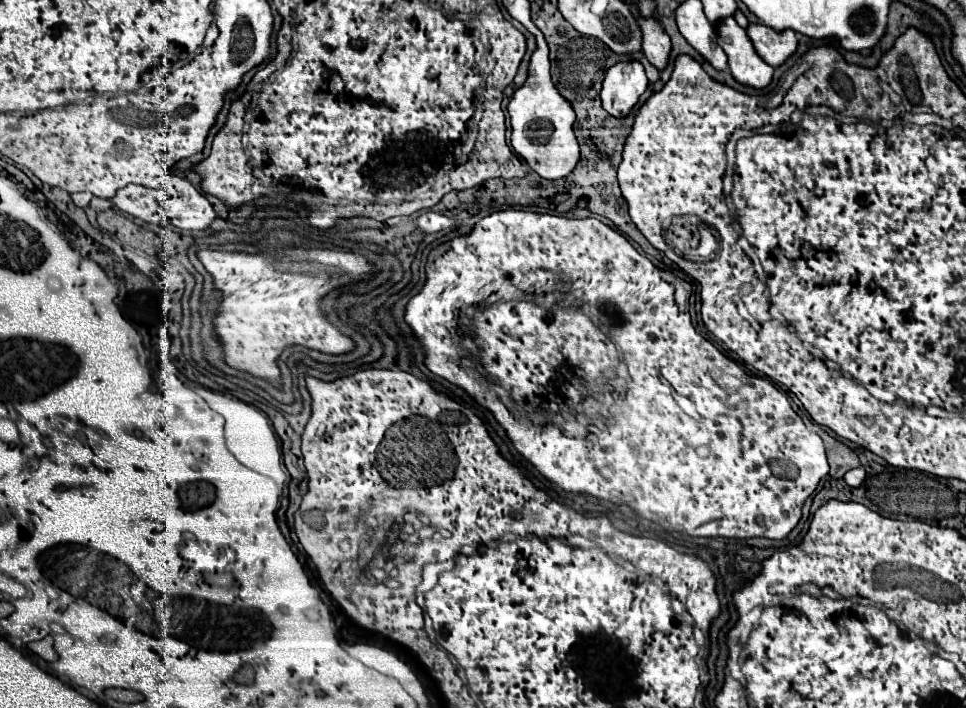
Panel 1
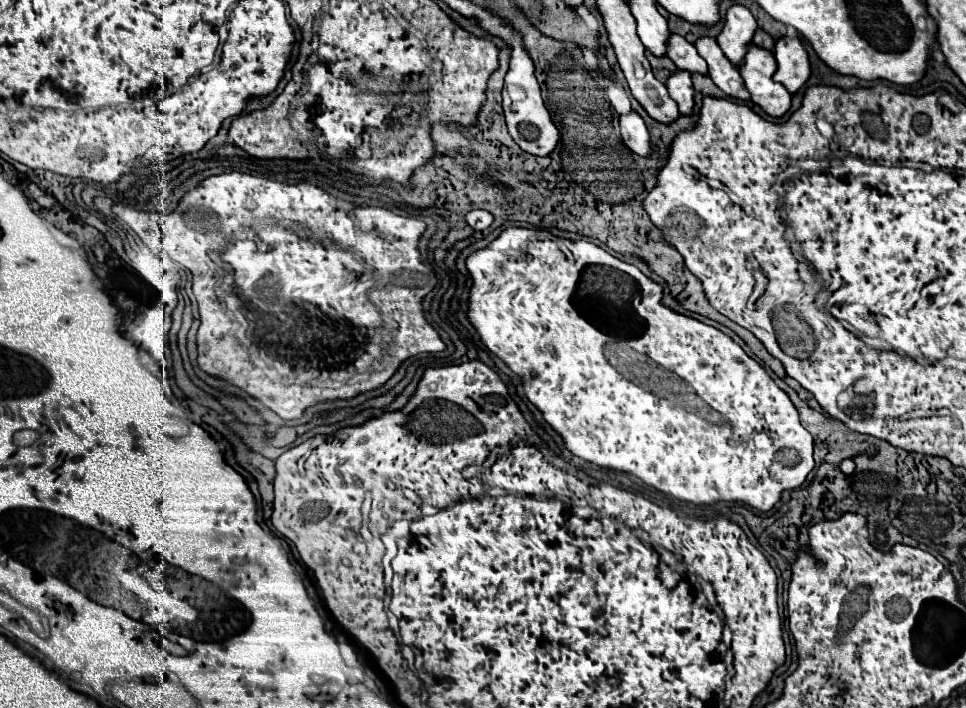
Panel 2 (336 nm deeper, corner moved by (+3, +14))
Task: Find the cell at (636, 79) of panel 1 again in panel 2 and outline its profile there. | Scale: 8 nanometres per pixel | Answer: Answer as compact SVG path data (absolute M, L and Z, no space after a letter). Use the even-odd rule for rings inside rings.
M631 111L625 115L619 115L619 127L621 127L621 137L625 145L637 153L637 155L649 155L651 145L649 145L649 131L641 119L639 113Z

